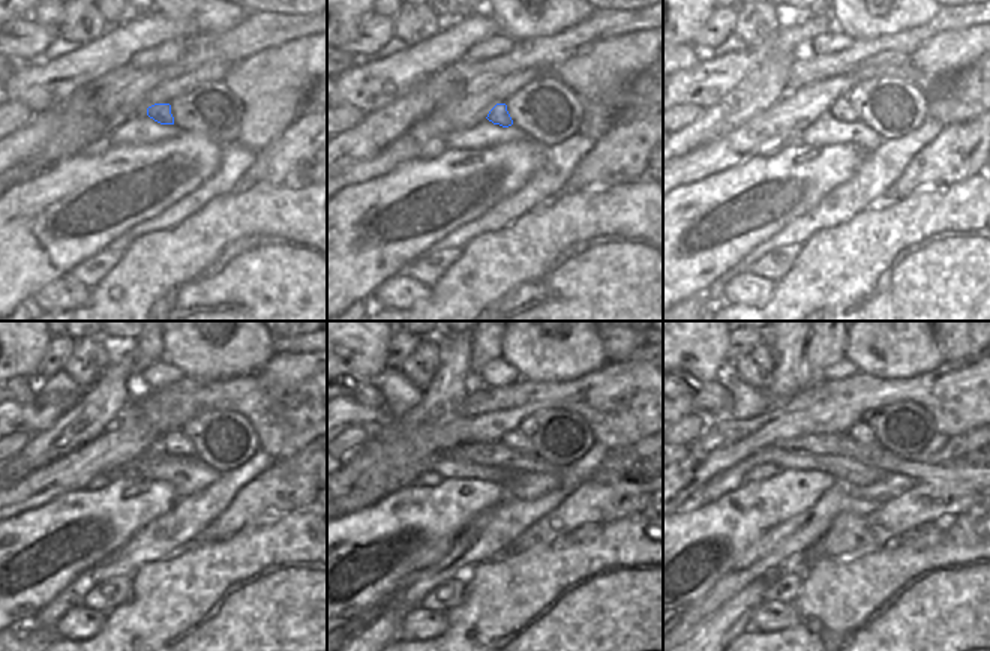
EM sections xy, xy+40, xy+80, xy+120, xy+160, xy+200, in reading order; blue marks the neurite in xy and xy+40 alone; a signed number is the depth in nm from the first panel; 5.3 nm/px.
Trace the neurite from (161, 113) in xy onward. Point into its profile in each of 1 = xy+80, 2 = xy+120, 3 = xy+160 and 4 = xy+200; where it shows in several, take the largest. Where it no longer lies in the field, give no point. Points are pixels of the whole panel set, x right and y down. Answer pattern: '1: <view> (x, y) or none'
1: xy+80 (842, 110)
2: xy+120 (174, 443)
3: xy+160 (515, 440)
4: xy+200 (860, 434)

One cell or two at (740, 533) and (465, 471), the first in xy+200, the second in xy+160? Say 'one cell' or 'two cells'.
two cells

